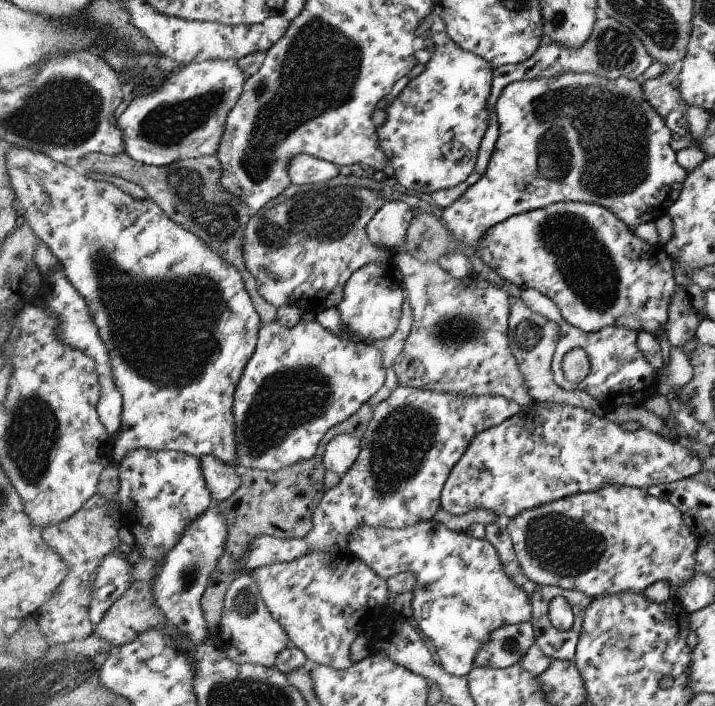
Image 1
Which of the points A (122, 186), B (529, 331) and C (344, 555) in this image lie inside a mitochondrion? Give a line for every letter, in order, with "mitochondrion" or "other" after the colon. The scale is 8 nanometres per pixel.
A: other
B: mitochondrion
C: other

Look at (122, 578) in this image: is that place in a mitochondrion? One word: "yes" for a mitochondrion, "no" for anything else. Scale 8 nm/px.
no

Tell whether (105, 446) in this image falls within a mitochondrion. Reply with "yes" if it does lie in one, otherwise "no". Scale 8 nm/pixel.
no

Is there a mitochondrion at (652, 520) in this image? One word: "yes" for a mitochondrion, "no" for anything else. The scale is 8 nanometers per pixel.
no

